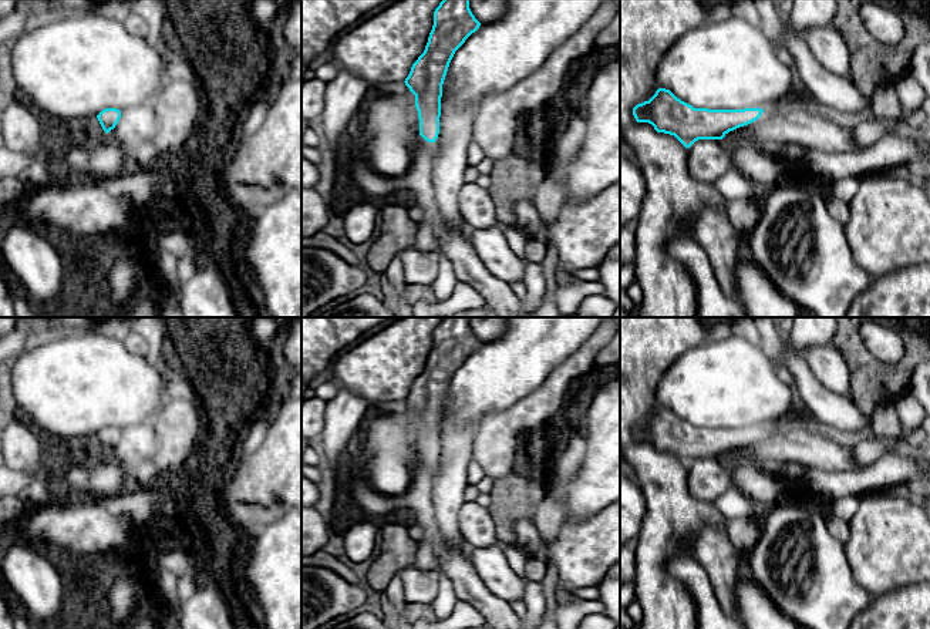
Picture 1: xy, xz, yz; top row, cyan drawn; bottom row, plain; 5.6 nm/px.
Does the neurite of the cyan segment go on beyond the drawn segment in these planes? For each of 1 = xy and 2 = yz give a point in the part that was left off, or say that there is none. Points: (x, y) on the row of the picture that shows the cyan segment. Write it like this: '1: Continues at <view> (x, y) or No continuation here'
1: No continuation here
2: No continuation here

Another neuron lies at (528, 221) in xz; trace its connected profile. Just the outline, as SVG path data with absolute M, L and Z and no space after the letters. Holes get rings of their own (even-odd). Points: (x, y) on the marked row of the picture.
M519 201L515 206L516 229L526 238L535 238L540 228L542 218L536 209L536 204L530 201Z

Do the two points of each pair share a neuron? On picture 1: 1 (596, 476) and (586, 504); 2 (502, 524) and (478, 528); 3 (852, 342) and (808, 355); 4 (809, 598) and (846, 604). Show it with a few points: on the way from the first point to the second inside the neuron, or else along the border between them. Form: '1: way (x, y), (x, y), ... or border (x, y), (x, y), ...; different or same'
1: way (596, 483), (586, 497); same
2: border (487, 508), (498, 541); different
3: border (832, 345), (843, 359), (849, 376); different
4: way (818, 598), (838, 599); same

